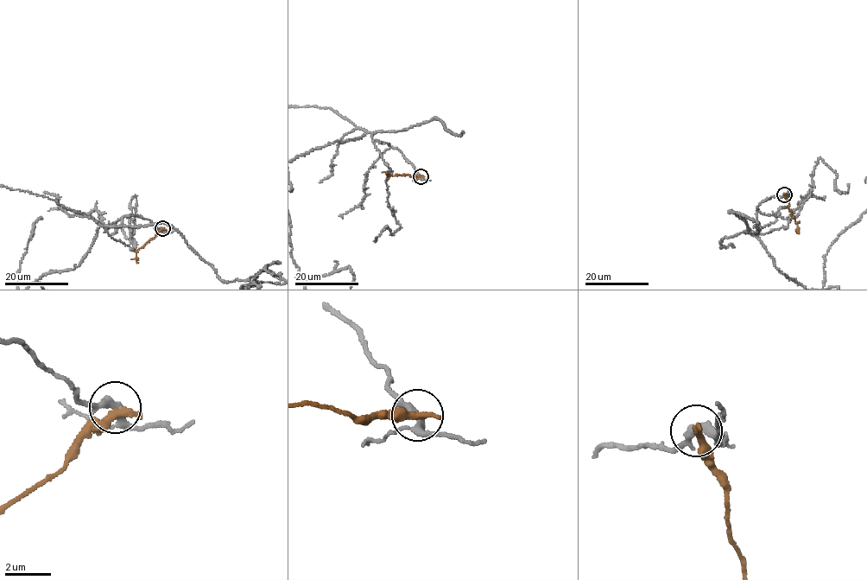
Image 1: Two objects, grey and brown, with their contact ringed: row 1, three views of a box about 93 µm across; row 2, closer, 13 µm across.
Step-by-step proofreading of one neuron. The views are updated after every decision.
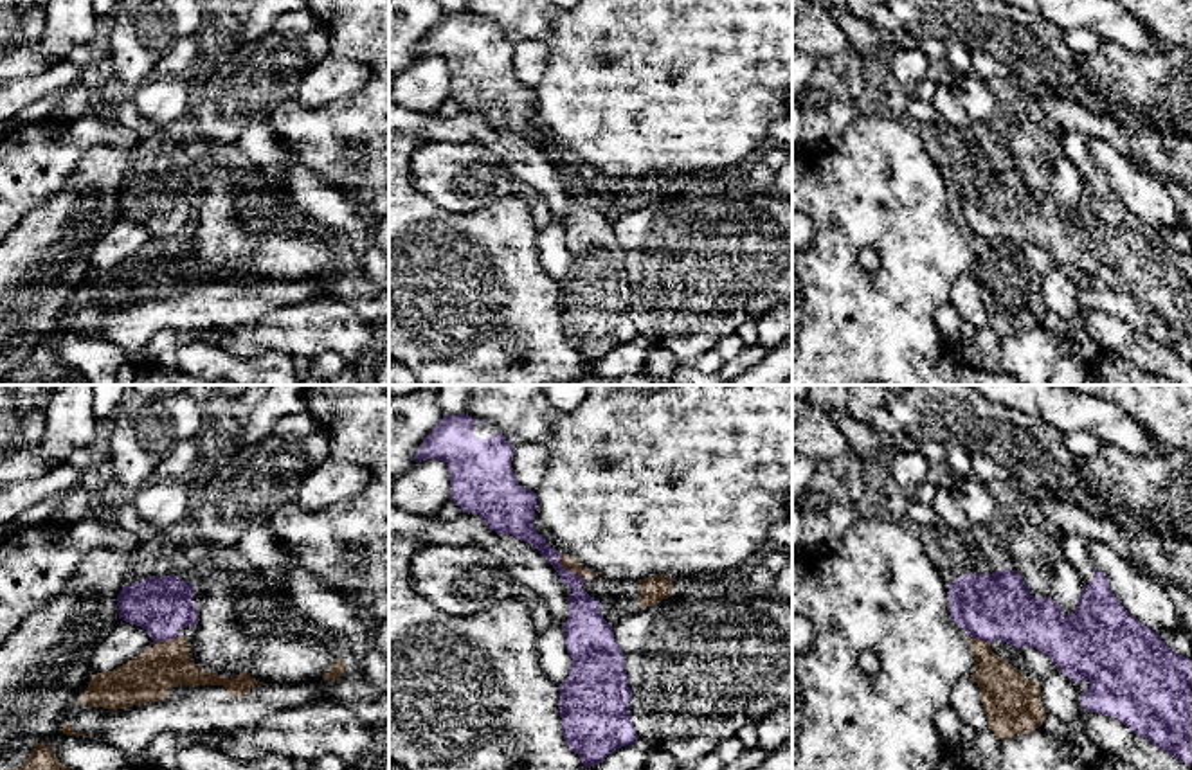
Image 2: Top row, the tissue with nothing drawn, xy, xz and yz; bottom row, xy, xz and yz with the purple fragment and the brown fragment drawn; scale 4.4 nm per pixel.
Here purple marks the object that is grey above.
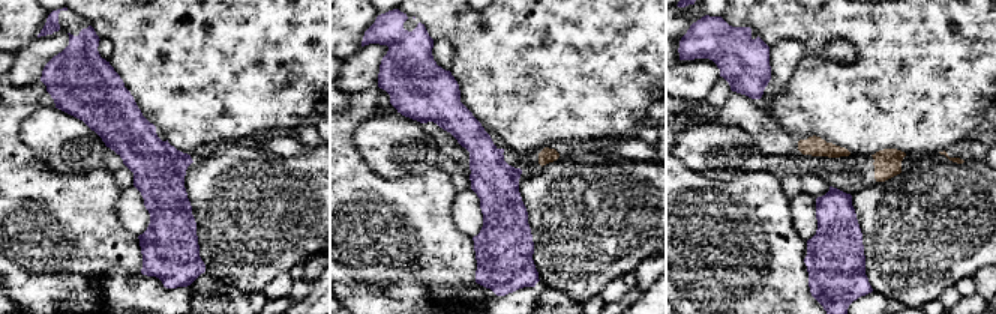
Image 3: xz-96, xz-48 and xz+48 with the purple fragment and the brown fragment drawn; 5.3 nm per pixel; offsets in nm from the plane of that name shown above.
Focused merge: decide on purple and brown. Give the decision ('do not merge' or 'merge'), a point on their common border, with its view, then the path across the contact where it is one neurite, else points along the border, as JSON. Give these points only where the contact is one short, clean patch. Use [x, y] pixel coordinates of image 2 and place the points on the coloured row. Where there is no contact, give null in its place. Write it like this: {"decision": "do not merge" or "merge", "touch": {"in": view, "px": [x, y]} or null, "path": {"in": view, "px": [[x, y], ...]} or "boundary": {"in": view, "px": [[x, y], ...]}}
{"decision": "do not merge", "touch": {"in": "xz", "px": [568, 571]}, "boundary": {"in": "xz", "px": [[560, 555], [560, 564], [582, 580]]}}

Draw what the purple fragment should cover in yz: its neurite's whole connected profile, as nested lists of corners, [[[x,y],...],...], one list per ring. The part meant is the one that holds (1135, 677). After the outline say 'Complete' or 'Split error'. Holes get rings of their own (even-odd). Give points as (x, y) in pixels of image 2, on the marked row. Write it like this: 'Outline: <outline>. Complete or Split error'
Outline: [[[1095,569],[1089,585],[1082,585],[1077,610],[1062,615],[1062,608],[1050,597],[1034,597],[1014,570],[998,570],[992,574],[969,572],[949,583],[949,612],[953,621],[967,631],[969,637],[985,642],[1003,640],[1014,648],[1032,646],[1048,655],[1064,675],[1075,684],[1089,680],[1091,685],[1082,691],[1080,703],[1086,711],[1113,716],[1127,725],[1138,736],[1149,739],[1160,750],[1174,756],[1192,766],[1192,660],[1172,651],[1161,635],[1133,617],[1109,588],[1104,572]]]. Complete

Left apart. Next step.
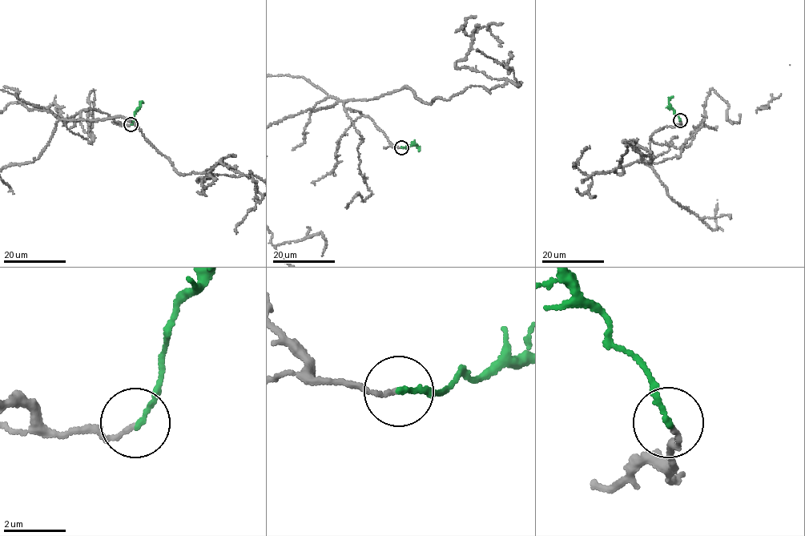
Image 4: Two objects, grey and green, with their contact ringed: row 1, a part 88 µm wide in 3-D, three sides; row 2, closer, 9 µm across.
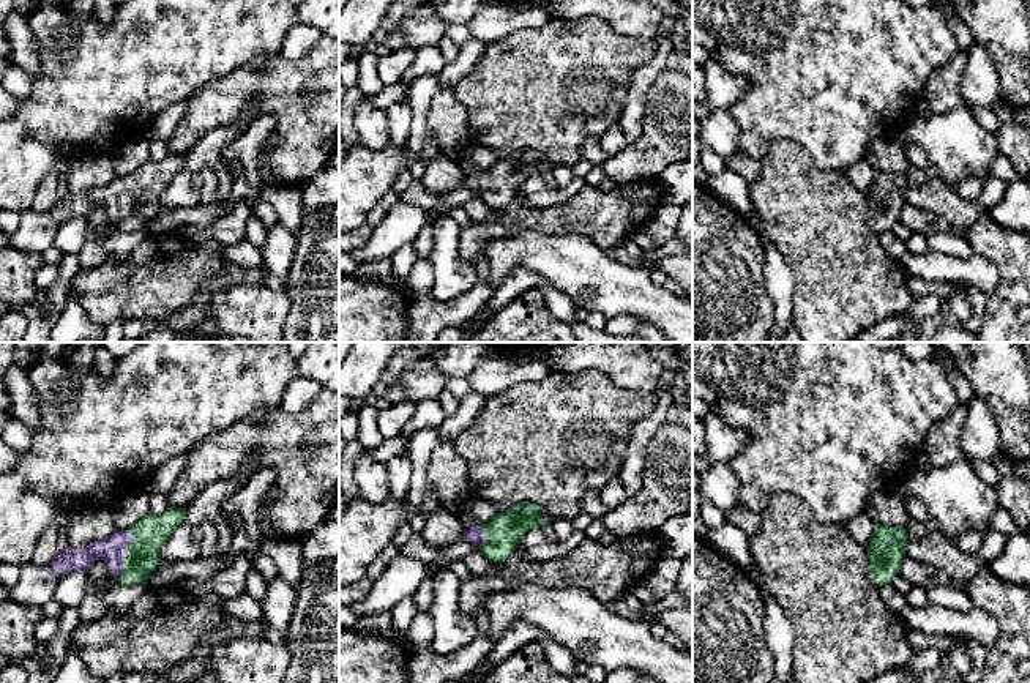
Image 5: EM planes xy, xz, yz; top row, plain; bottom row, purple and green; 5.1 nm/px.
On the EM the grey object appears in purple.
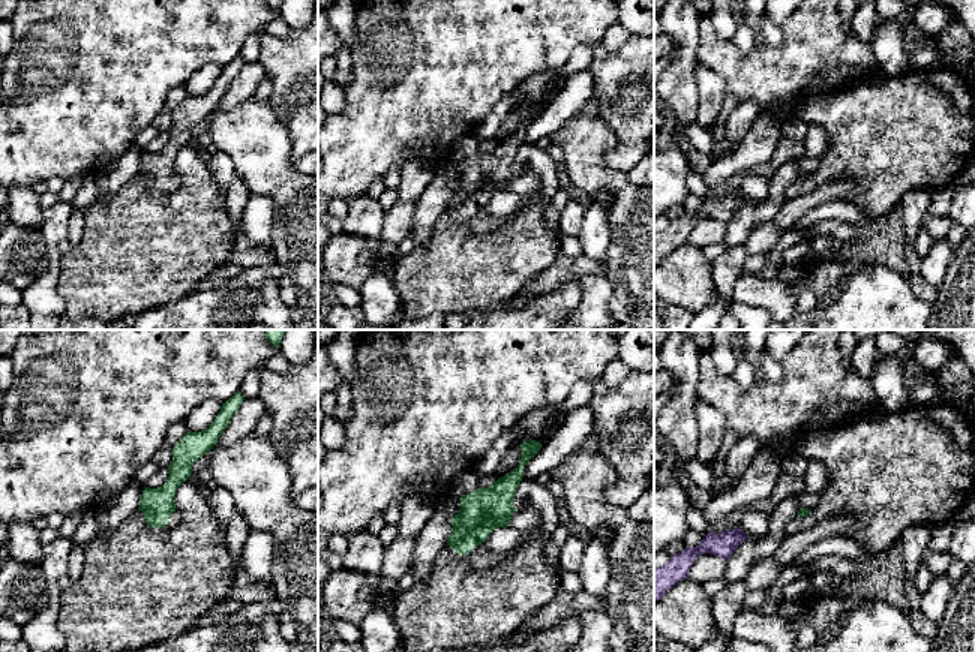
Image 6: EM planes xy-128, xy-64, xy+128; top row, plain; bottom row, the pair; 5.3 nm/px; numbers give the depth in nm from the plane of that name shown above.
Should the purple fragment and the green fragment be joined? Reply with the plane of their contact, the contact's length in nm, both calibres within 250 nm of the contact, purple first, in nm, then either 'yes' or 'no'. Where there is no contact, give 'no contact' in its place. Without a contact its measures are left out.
meets purple in xy; contact 260 nm long; 130 nm thick on the purple side, 180 nm on the other; yes

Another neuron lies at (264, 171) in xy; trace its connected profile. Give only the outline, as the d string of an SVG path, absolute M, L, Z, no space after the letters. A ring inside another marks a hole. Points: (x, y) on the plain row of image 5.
M267 139L259 150L257 164L259 164L259 174L262 178L262 186L278 186L278 183L271 178L270 169L265 164L265 158L270 153L270 148L271 148L271 140Z

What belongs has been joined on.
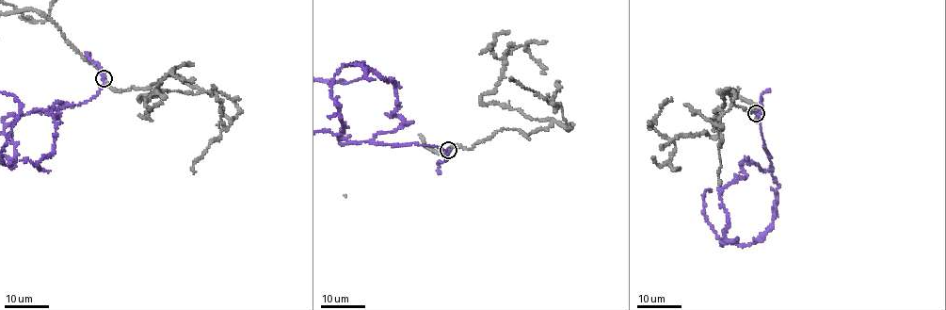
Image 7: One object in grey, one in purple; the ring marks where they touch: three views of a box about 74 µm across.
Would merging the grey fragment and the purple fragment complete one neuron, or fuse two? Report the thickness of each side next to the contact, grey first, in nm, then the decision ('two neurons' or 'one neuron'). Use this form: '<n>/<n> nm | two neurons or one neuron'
240/240 nm | one neuron

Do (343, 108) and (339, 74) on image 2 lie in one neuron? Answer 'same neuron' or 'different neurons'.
different neurons

